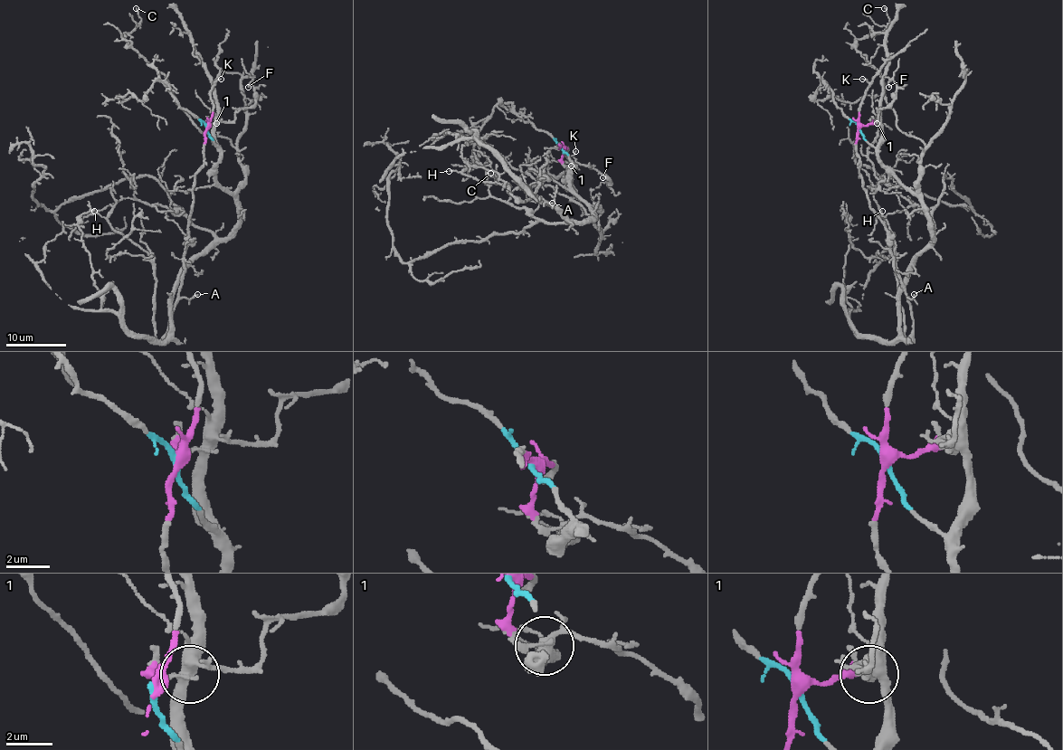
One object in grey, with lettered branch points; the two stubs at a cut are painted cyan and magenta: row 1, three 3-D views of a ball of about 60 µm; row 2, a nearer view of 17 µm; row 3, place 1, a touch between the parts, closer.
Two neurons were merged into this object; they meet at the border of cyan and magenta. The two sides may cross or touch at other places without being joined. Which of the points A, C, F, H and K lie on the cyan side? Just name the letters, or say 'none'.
C, F

